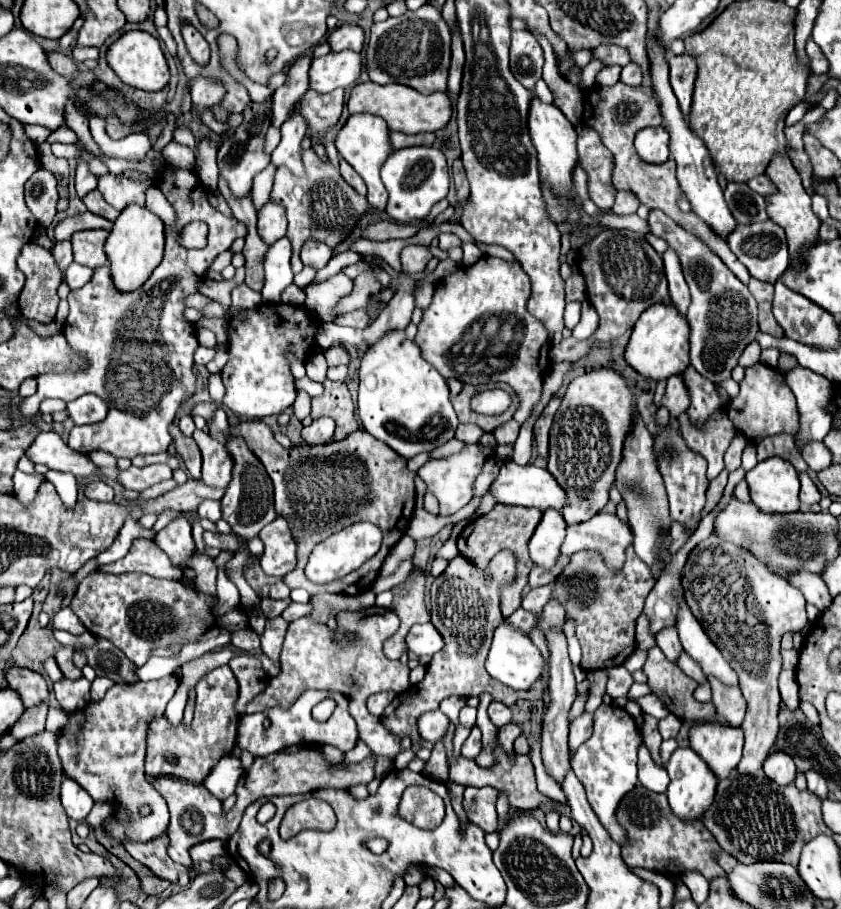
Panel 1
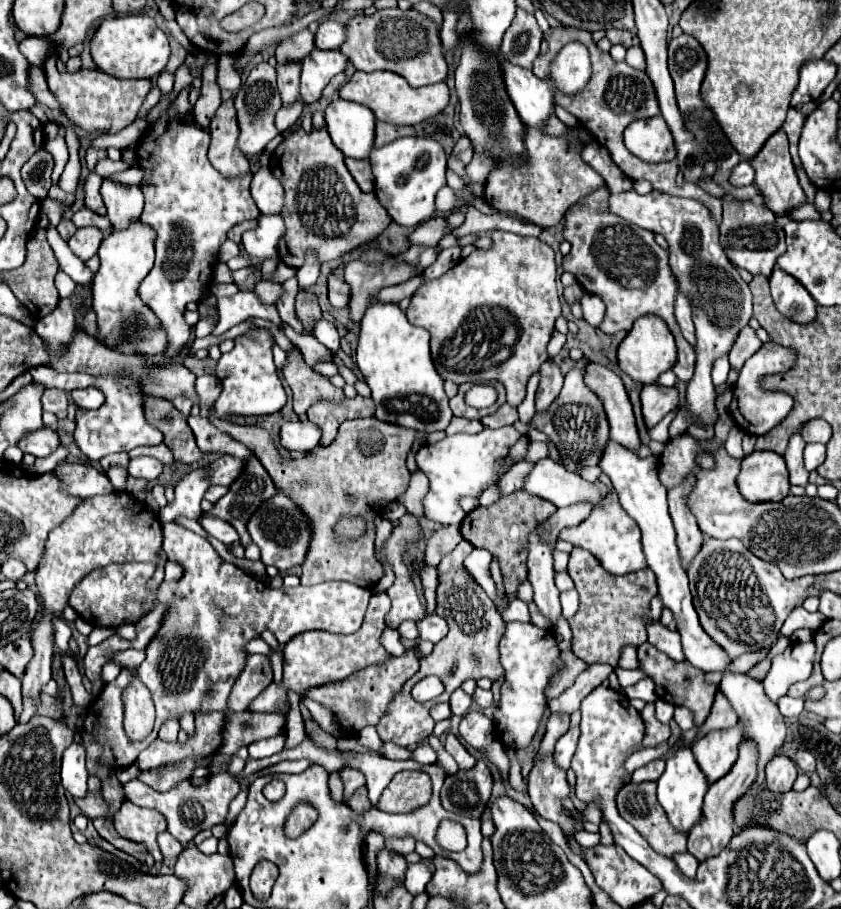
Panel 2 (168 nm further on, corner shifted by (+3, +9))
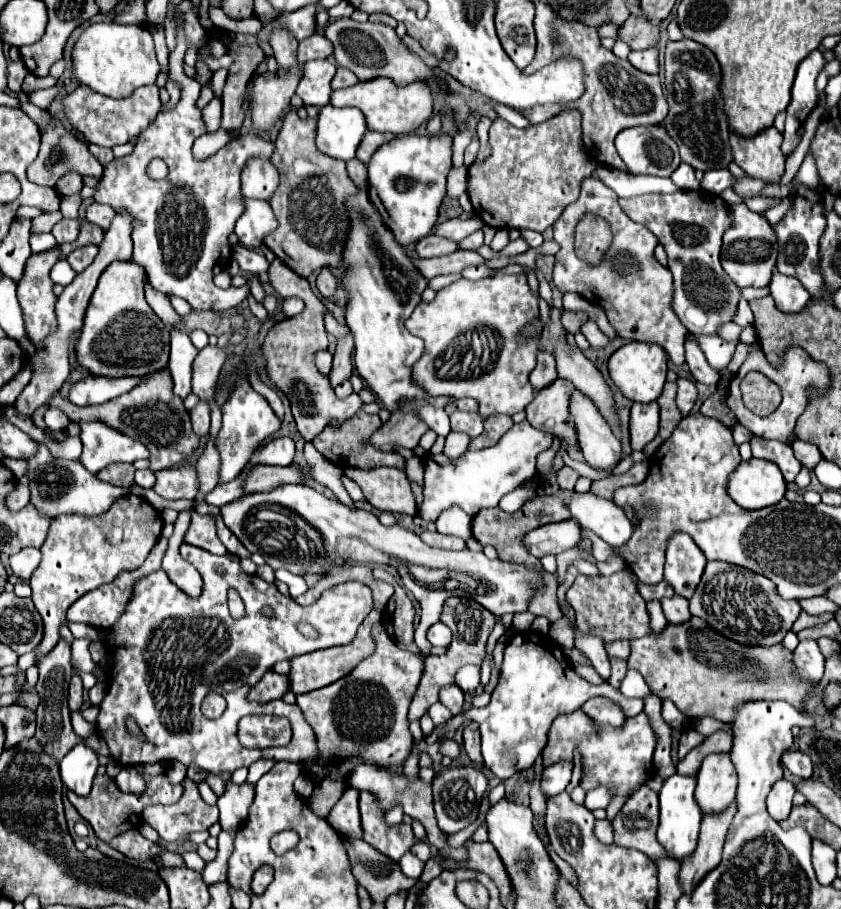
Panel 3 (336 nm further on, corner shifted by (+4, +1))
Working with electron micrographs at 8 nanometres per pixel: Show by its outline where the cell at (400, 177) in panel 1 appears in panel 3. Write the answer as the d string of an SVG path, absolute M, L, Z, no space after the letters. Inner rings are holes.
M398 136L396 140L378 148L368 162L370 196L378 198L386 210L386 226L400 244L414 244L428 236L438 220L438 208L446 194L446 176L452 168L452 136Z

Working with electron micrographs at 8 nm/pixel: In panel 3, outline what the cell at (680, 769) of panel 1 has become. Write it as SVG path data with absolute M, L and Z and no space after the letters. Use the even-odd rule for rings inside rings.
M674 774L664 780L660 790L660 826L658 826L658 840L660 844L672 854L676 860L692 854L698 840L698 828L702 820L702 810L694 798L696 778L694 776L680 776Z

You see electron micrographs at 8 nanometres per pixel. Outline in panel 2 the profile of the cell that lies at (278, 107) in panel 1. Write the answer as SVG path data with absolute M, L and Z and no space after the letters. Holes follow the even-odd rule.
M303 28L295 36L281 40L277 44L275 56L277 56L277 62L289 62L289 60L301 62L311 50L313 50L313 34L309 28Z

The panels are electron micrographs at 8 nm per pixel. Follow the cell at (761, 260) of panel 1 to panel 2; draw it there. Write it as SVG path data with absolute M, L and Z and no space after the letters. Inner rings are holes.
M723 200L723 222L721 222L721 246L727 258L747 272L771 276L777 258L785 252L785 232L777 224L777 216L759 202L751 200Z

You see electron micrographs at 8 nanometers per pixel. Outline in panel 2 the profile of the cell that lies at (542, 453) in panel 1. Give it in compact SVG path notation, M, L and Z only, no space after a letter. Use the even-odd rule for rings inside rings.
M547 360L545 364L541 364L539 376L541 376L541 380L539 380L539 386L537 386L537 412L543 412L551 406L551 402L561 392L563 374L553 360Z

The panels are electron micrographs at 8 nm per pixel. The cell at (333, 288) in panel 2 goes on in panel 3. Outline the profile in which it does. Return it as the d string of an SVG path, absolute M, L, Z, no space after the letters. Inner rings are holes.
M322 270L322 272L318 274L316 288L320 290L320 294L322 294L324 298L332 298L332 296L336 294L336 290L338 290L338 280L336 280L336 276L334 276L330 270Z

